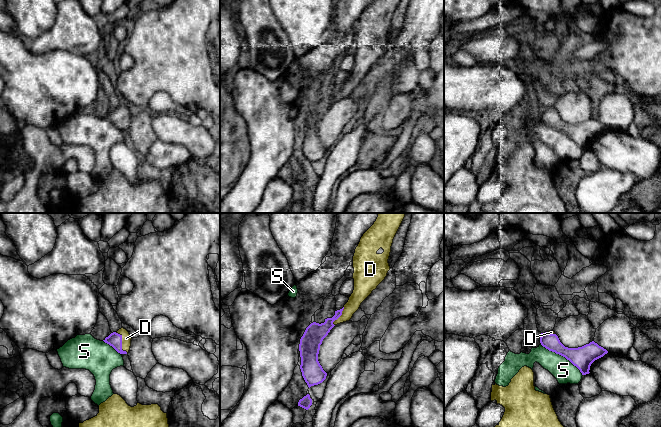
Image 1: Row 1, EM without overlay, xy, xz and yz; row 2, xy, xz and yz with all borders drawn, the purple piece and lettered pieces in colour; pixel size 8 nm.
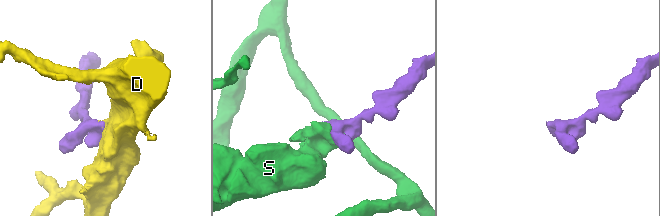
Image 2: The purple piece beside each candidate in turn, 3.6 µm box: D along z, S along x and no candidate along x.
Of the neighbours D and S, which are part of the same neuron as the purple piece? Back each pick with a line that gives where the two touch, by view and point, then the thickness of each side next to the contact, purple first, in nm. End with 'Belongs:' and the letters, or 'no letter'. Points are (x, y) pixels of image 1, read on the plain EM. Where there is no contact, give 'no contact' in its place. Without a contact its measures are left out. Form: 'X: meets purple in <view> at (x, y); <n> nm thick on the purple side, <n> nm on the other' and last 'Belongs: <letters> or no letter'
D: meets purple in xy at (121, 118); 110 nm thick on the purple side, 80 nm on the other
Belongs: D

